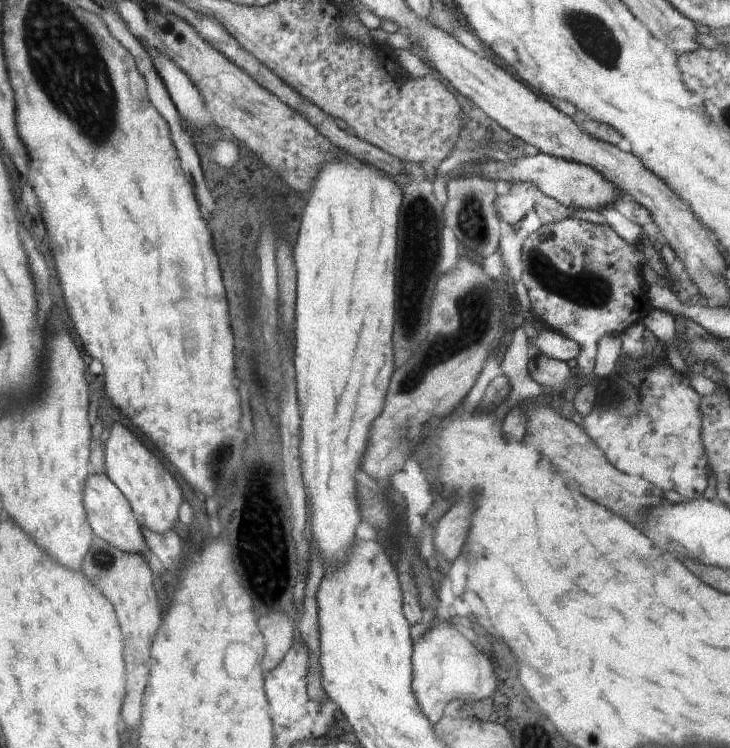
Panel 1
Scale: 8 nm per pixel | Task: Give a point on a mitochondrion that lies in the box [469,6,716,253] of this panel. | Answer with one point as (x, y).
(595, 37)

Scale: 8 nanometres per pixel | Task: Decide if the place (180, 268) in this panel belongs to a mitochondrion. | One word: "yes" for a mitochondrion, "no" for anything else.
yes

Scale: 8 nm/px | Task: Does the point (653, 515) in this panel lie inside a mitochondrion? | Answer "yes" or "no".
no

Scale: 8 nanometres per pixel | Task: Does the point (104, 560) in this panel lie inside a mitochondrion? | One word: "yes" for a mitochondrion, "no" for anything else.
yes

